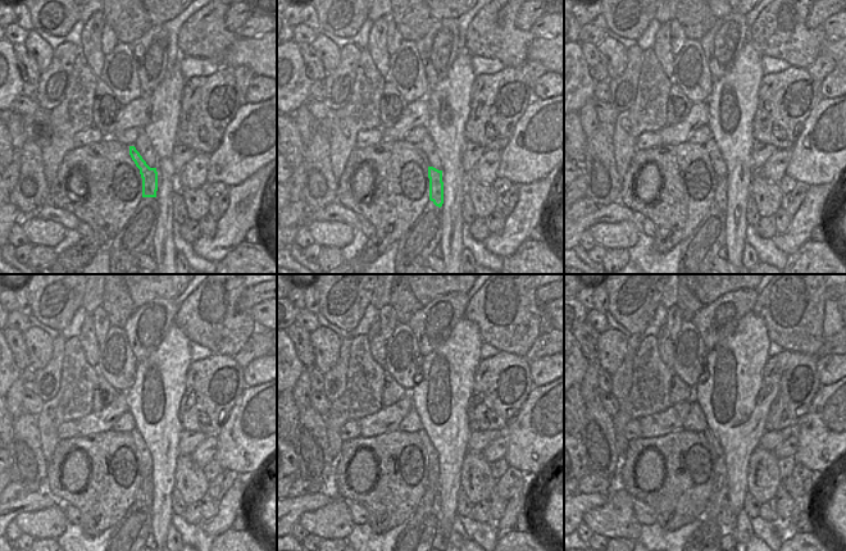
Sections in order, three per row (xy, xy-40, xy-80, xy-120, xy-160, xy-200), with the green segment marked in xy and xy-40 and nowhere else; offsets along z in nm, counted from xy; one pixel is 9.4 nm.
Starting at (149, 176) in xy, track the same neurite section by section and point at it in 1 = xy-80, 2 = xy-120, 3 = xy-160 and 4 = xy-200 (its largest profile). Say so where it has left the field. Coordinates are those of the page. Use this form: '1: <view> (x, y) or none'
1: xy-80 (721, 190)
2: xy-120 (146, 486)
3: xy-160 (436, 499)
4: xy-200 (726, 519)

